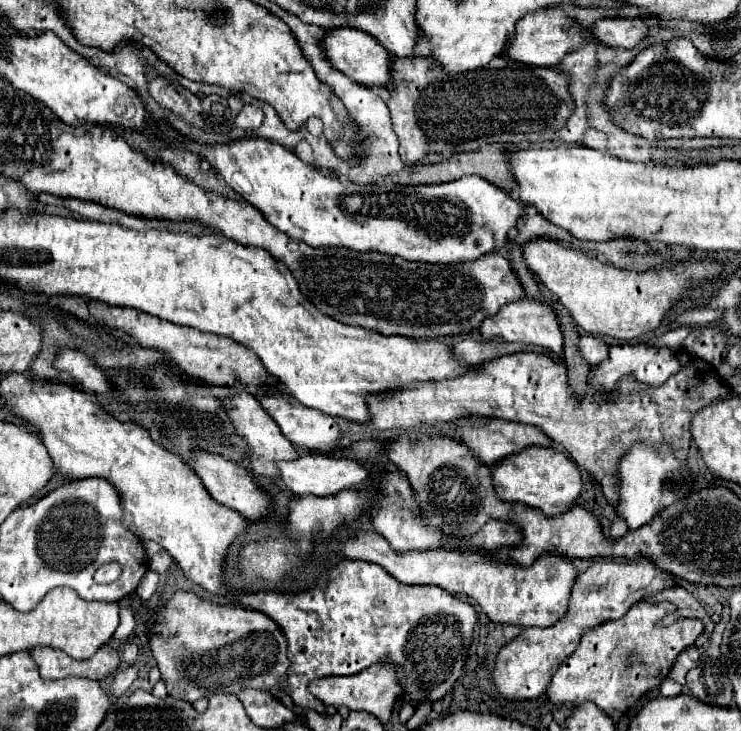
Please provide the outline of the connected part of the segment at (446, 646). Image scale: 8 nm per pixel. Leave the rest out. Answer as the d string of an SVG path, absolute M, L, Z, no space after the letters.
M349 559L341 561L331 571L325 571L319 577L319 585L313 587L313 593L315 597L309 597L313 599L313 605L309 601L309 607L303 605L301 603L303 599L299 597L289 599L287 595L277 595L271 591L259 591L255 595L239 597L243 607L269 615L285 633L291 661L285 687L295 705L315 709L321 715L325 715L325 705L319 699L315 699L307 689L309 681L327 675L355 675L383 661L397 665L397 673L405 683L405 695L409 697L411 705L417 705L419 701L437 701L451 691L453 683L461 675L467 651L473 641L473 631L479 623L479 617L469 603L461 601L459 597L453 597L441 587L407 587L393 579L387 571L383 571L383 567L377 567L375 563L361 563Z

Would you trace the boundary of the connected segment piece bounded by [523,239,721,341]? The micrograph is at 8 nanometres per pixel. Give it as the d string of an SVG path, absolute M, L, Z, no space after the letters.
M531 239L525 245L523 251L529 269L535 271L539 275L539 279L543 281L543 285L557 295L559 303L571 313L573 321L583 327L587 333L591 335L601 335L601 337L609 337L609 339L635 339L639 335L645 335L647 331L653 331L661 325L661 319L665 315L665 311L683 295L683 289L689 287L689 281L703 281L703 279L717 279L721 265L715 261L685 261L681 265L675 265L673 269L663 269L663 271L629 271L629 269L619 269L615 265L609 263L601 263L599 259L591 259L587 255L583 255L581 251L573 251L563 247L557 241L551 239Z

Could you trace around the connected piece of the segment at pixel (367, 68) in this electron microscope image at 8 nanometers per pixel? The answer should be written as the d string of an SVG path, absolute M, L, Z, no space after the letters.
M351 27L327 31L323 49L325 49L327 59L331 61L331 65L335 69L339 69L341 73L345 73L347 77L351 77L353 81L357 81L365 87L371 87L371 85L387 87L393 83L393 77L391 77L393 57L391 57L391 53L387 53L385 47L381 47L381 43L377 43L377 39L373 39L371 35L365 35L363 31L357 31Z

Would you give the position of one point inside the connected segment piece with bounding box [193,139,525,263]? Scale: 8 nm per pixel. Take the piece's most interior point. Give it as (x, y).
(458, 222)

